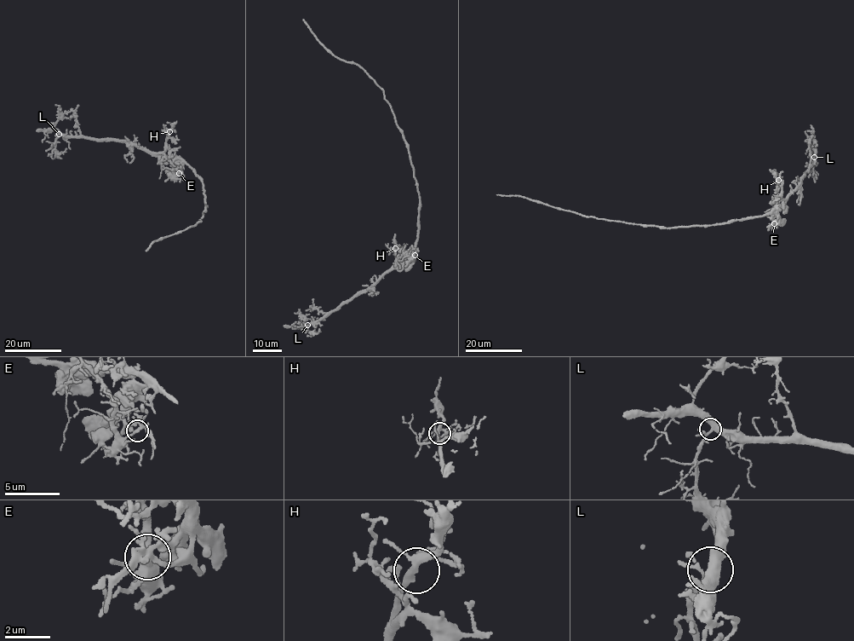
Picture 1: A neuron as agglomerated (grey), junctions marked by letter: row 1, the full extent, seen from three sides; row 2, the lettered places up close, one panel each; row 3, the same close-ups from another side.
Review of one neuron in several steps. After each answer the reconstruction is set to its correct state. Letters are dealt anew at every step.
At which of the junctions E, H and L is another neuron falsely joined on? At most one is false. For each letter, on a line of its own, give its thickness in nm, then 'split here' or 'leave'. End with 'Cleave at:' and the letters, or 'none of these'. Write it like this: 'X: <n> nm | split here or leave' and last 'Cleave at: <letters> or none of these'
E: 200 nm | split here
H: 260 nm | leave
L: 360 nm | leave
Cleave at: E

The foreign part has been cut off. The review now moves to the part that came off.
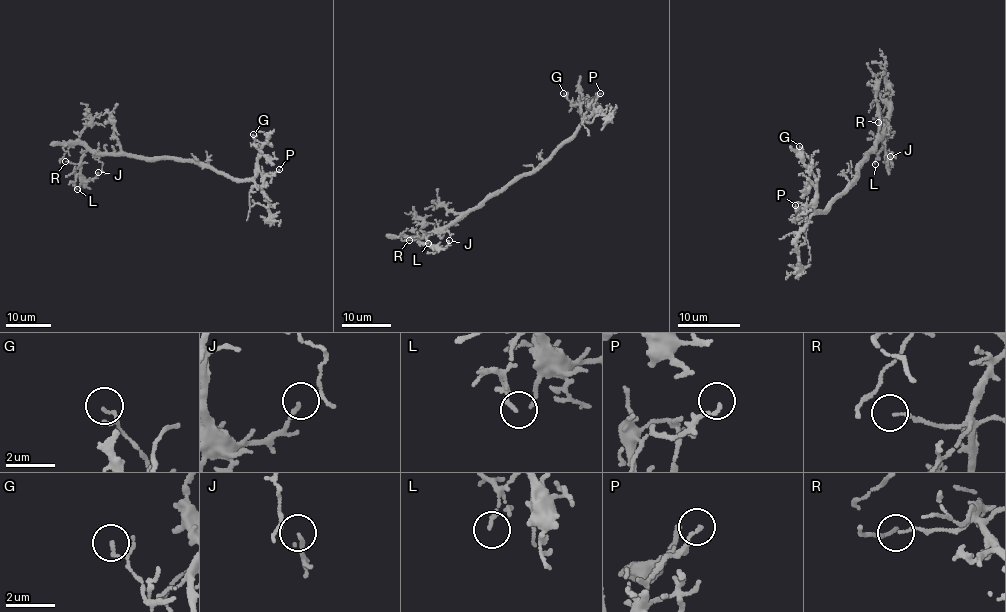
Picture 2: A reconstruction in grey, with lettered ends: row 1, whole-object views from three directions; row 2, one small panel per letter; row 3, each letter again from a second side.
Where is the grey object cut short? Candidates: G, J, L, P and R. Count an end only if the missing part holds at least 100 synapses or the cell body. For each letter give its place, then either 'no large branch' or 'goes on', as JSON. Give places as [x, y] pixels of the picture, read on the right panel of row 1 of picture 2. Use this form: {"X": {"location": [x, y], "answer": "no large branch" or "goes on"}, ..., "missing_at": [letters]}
{"G": {"location": [799, 146], "answer": "no large branch"}, "J": {"location": [890, 156], "answer": "no large branch"}, "L": {"location": [875, 164], "answer": "no large branch"}, "P": {"location": [795, 205], "answer": "no large branch"}, "R": {"location": [878, 122], "answer": "no large branch"}, "missing_at": []}

